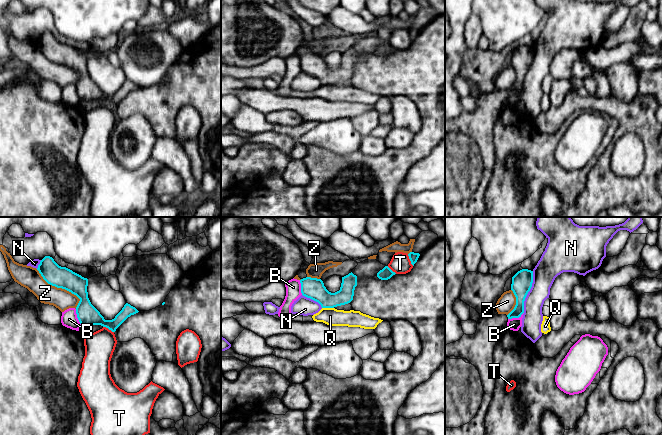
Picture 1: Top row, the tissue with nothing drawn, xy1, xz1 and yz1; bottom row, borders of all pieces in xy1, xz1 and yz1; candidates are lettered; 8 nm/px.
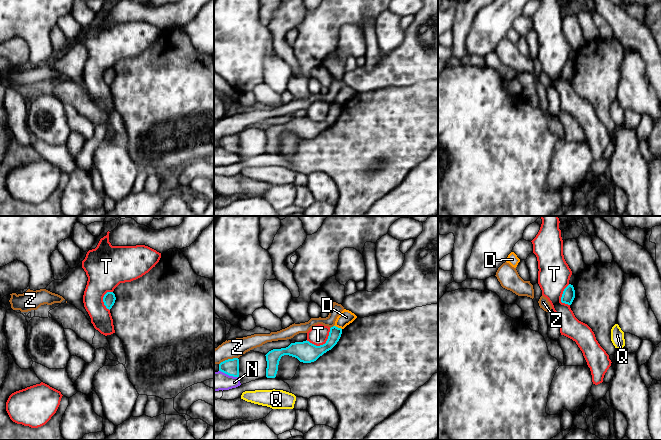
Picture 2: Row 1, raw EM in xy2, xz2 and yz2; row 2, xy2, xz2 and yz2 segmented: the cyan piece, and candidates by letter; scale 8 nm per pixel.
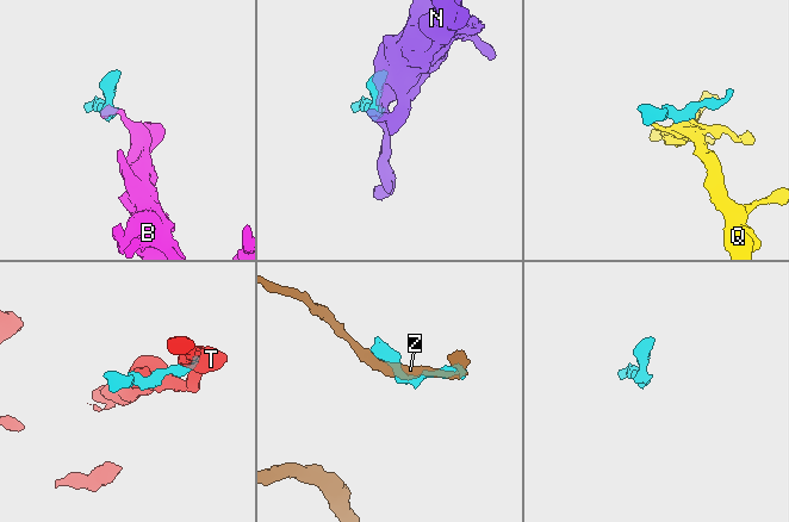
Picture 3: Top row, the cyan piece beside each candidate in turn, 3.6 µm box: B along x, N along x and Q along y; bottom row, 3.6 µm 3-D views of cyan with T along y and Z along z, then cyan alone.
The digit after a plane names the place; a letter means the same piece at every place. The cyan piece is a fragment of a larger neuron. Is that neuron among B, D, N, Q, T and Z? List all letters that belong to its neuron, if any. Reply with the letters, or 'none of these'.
none of these

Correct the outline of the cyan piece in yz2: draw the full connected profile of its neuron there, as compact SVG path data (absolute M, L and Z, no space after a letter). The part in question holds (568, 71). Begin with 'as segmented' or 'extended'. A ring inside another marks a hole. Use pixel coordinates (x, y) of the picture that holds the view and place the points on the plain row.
as segmented | M569 60L563 67L561 78L571 81L575 74L575 66L573 61Z

